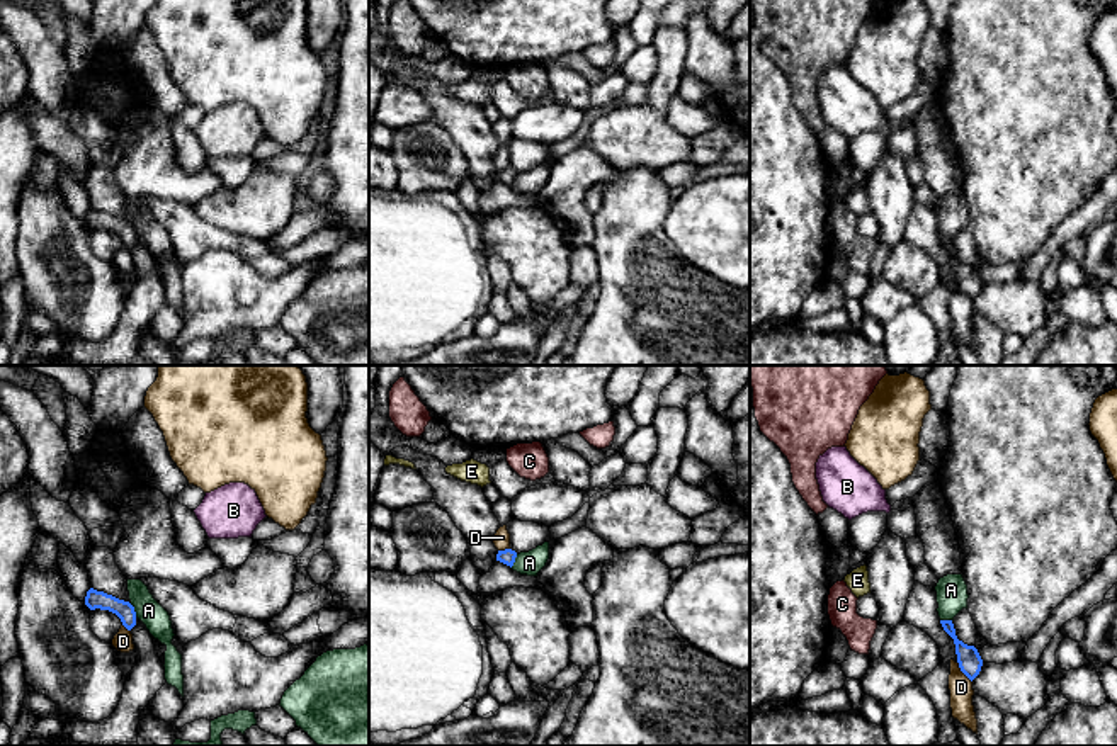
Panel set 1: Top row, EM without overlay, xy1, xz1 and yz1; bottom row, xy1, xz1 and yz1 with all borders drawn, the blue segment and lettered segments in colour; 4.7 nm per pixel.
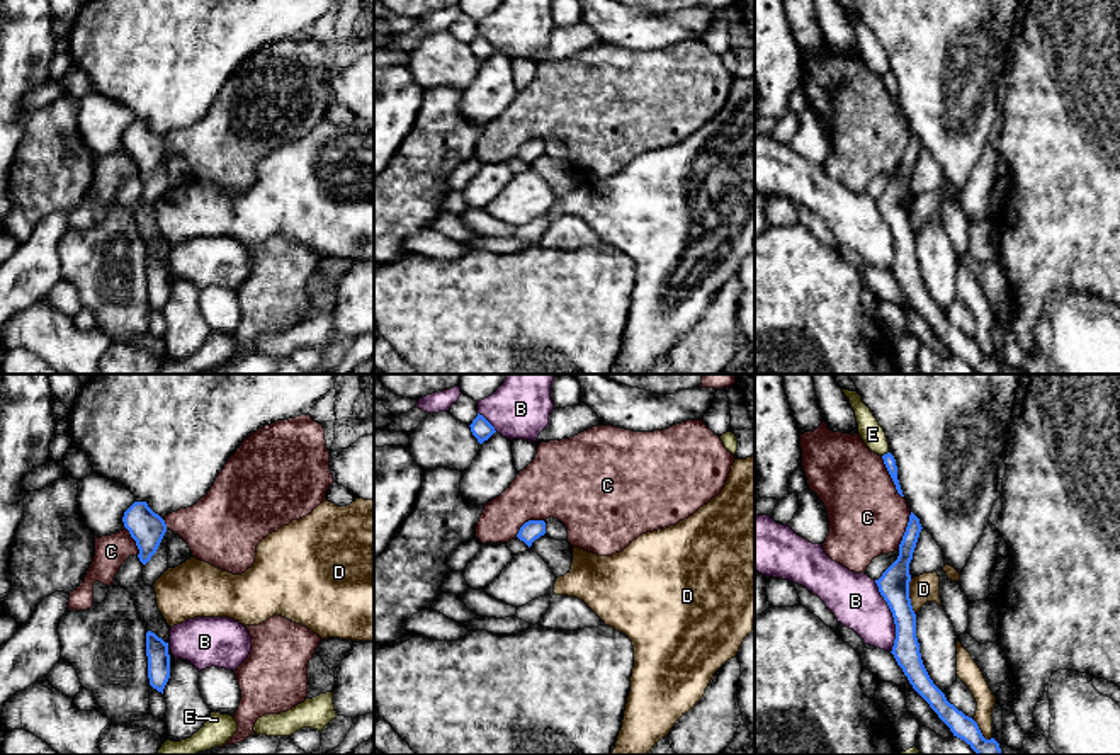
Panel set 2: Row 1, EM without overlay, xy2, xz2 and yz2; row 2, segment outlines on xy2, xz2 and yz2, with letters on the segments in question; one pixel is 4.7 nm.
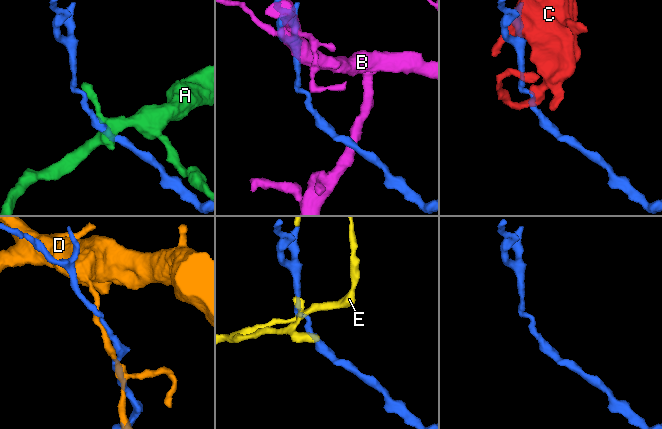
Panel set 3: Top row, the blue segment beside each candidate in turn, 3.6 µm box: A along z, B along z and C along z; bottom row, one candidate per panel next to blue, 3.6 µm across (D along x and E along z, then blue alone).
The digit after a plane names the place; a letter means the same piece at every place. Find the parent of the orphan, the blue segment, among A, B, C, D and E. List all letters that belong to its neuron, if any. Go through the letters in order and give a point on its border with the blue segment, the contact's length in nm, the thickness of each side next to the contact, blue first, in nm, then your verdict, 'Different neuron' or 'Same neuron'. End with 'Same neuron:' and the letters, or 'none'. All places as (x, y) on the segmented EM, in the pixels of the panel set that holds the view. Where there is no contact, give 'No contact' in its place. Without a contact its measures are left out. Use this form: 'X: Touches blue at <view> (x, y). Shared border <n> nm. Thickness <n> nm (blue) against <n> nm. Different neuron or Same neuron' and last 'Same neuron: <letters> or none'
A: Touches blue at xy1 (133, 610). Shared border 70 nm. Thickness 90 nm (blue) against 120 nm. Different neuron
B: Touches blue at yz2 (893, 616). Shared border 360 nm. Thickness 140 nm (blue) against 240 nm. Different neuron
C: Touches blue at yz2 (891, 476). Shared border 220 nm. Thickness 60 nm (blue) against 360 nm. Different neuron
D: Touches blue at yz2 (908, 597). Shared border 180 nm. Thickness 140 nm (blue) against 130 nm. Same neuron
E: Touches blue at yz2 (884, 454). Shared border 40 nm. Thickness 60 nm (blue) against 110 nm. Different neuron
Same neuron: D

